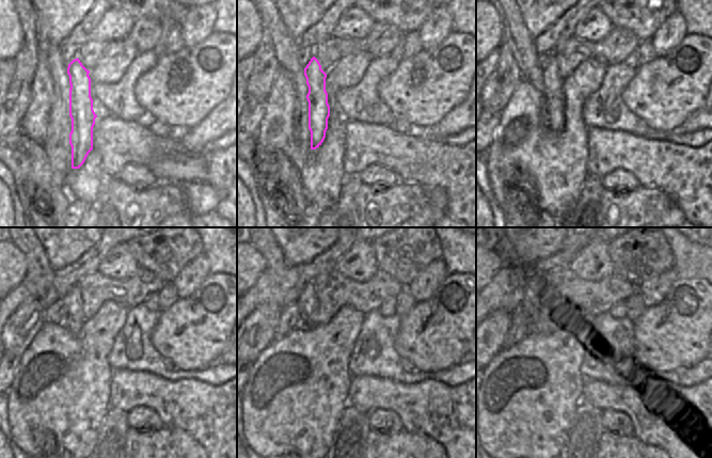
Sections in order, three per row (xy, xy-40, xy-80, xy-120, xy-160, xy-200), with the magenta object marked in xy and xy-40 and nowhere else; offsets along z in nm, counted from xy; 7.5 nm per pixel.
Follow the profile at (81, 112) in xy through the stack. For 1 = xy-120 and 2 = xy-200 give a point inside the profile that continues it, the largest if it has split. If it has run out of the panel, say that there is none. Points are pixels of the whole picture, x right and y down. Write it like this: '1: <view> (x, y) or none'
1: xy-120 (74, 321)
2: xy-200 (537, 291)

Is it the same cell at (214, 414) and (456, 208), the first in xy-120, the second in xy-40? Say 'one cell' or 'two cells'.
one cell

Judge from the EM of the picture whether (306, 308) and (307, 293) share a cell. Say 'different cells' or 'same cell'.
same cell

